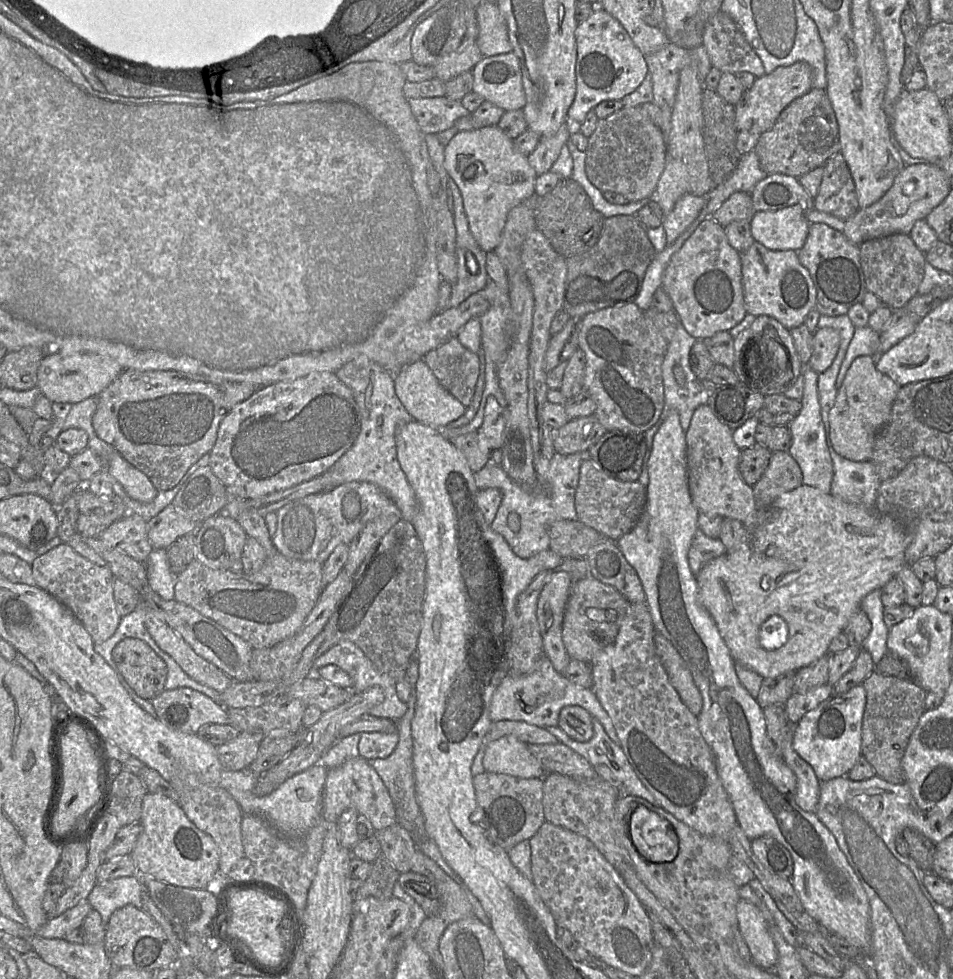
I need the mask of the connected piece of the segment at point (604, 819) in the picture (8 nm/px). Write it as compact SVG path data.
M546 773L543 786L545 820L587 838L619 873L634 869L626 850L615 839L615 804L618 796L590 787L579 779L560 773Z

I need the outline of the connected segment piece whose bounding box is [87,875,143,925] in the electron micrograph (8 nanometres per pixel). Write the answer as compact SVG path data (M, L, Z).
M140 875L120 877L112 881L96 883L88 896L92 908L101 915L107 925L111 915L119 908L131 904L142 908L143 881Z

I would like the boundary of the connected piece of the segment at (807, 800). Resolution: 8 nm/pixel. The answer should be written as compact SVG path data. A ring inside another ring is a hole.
M788 721L782 743L782 758L797 779L795 801L804 811L815 813L820 796L820 781L812 767L793 749L793 739L797 724Z

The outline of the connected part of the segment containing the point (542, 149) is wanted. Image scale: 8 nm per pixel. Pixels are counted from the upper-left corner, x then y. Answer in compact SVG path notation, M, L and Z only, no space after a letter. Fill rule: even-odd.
M566 120L553 135L541 136L534 151L527 156L529 164L538 176L550 171L560 154L562 146L567 143L570 135Z

